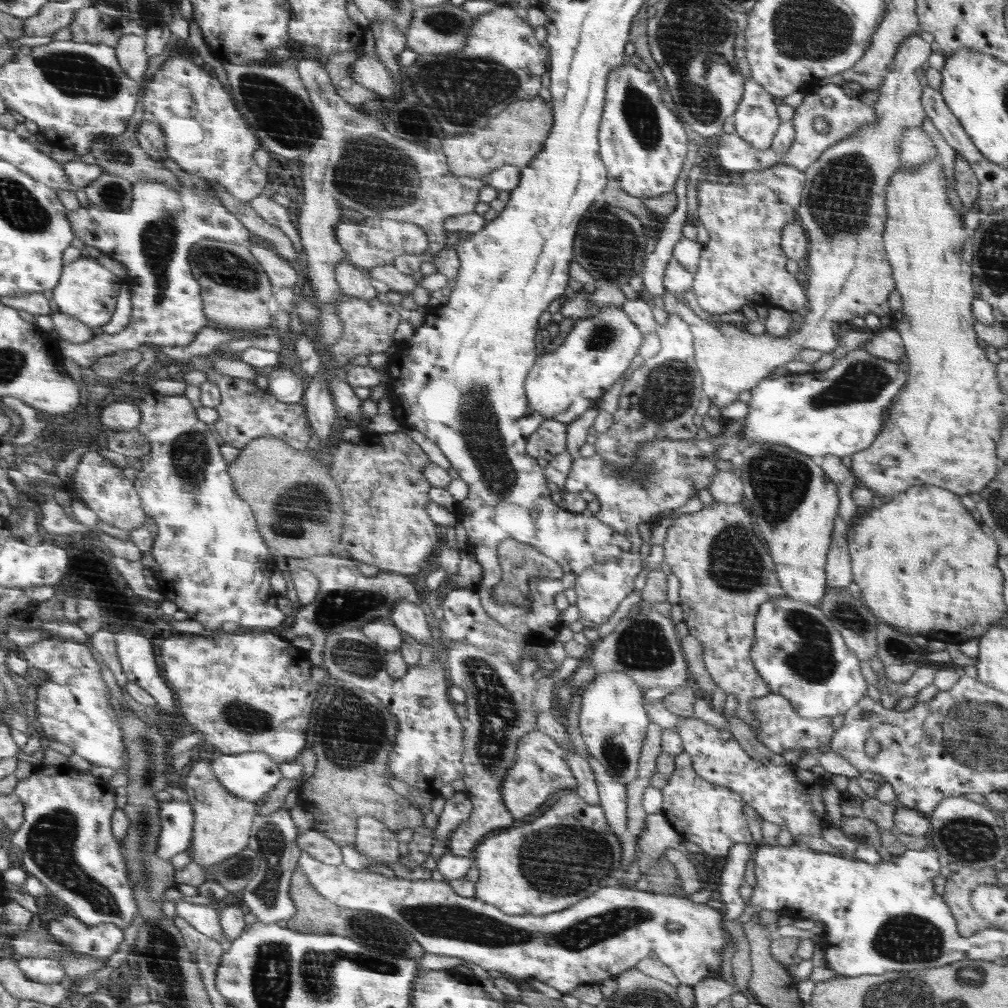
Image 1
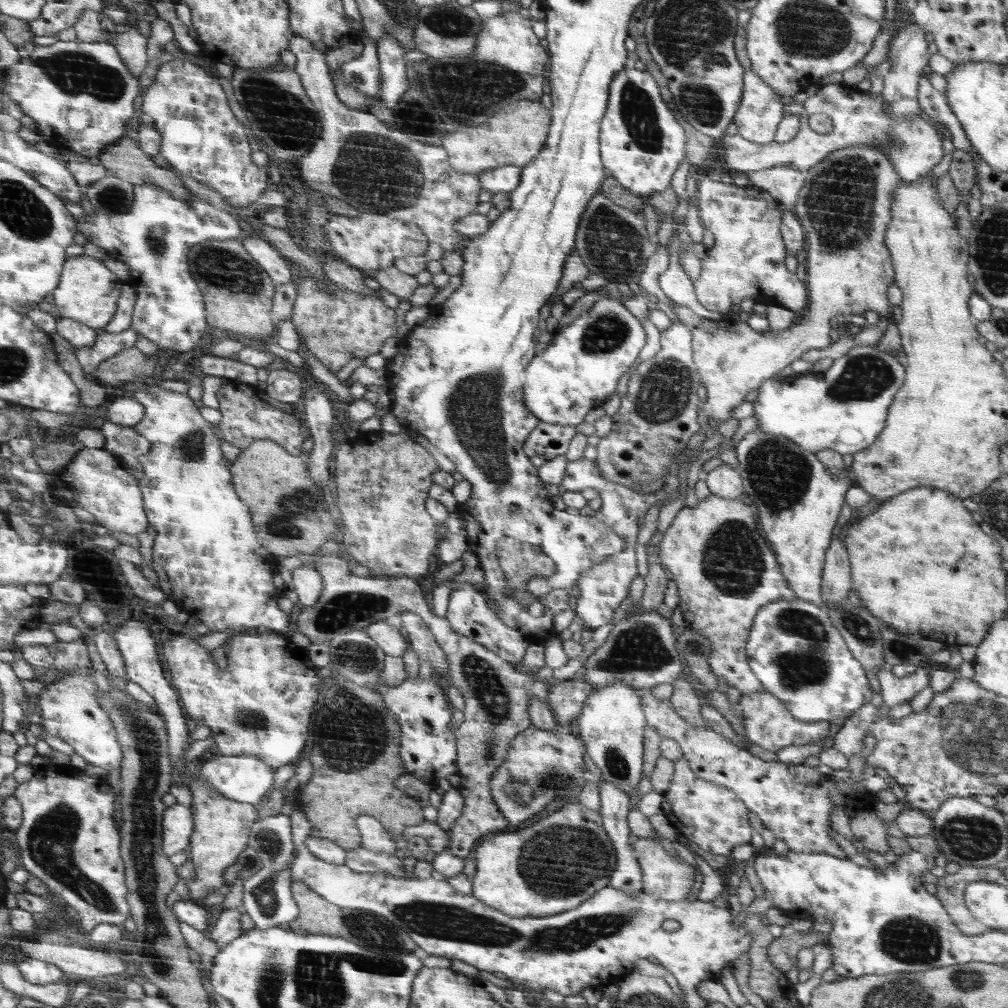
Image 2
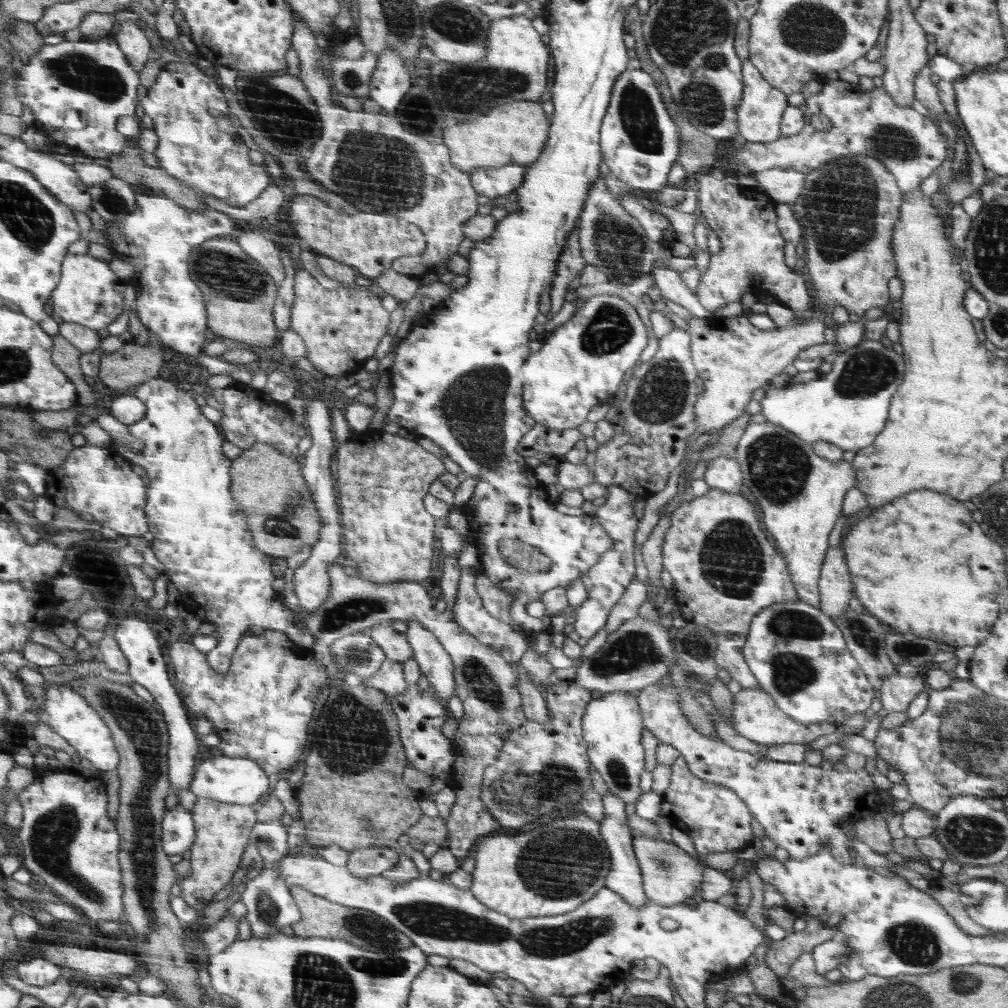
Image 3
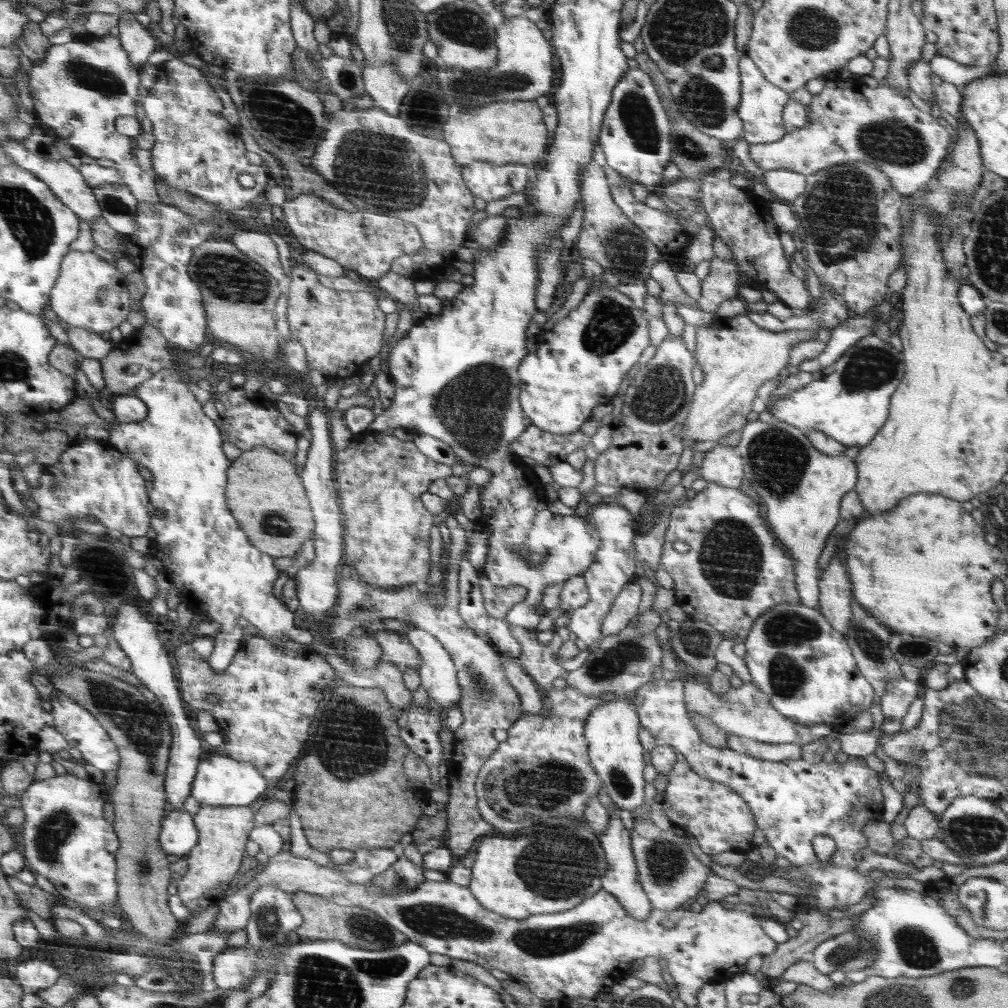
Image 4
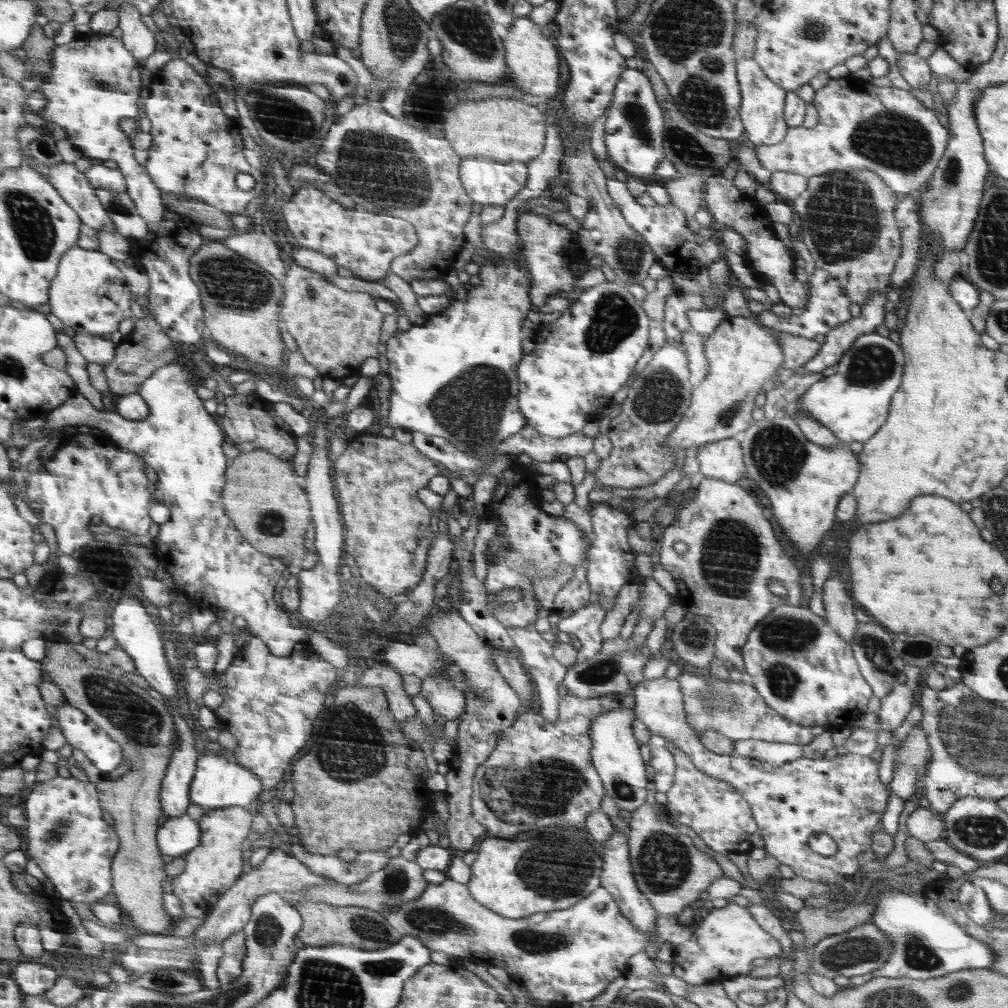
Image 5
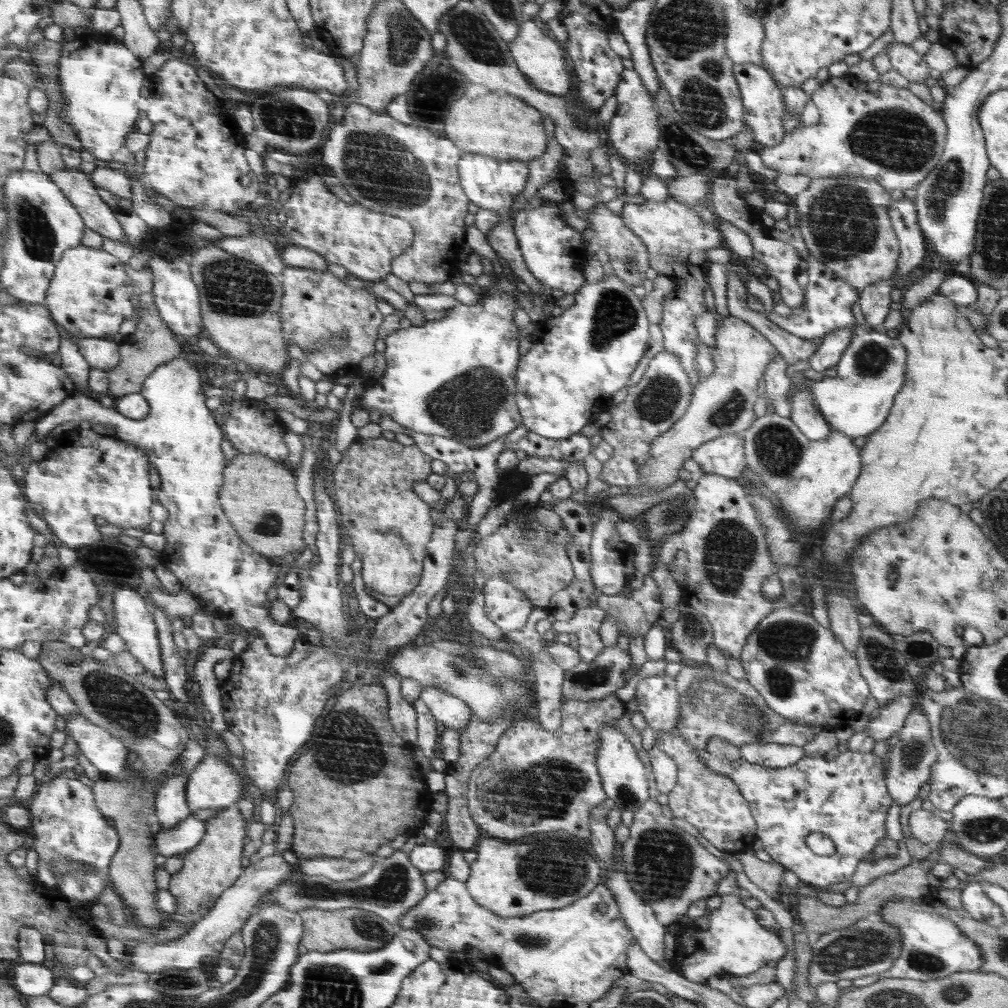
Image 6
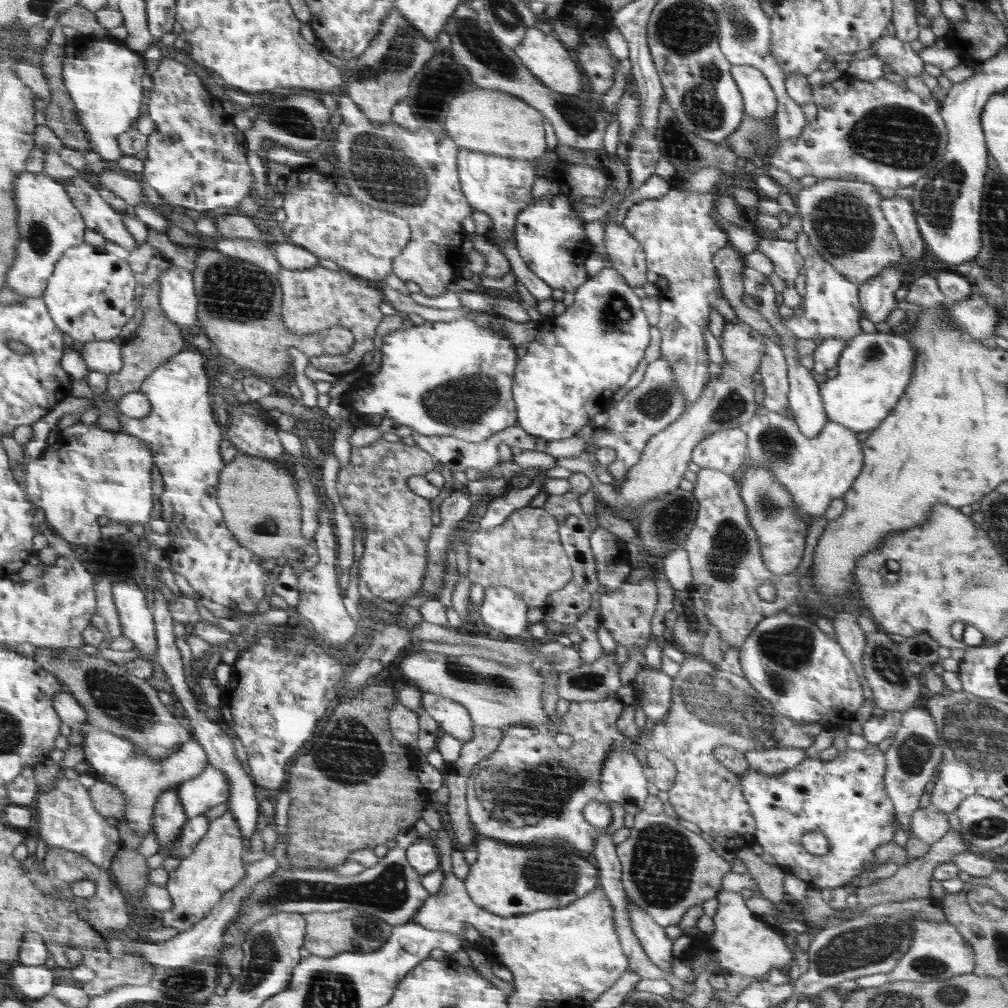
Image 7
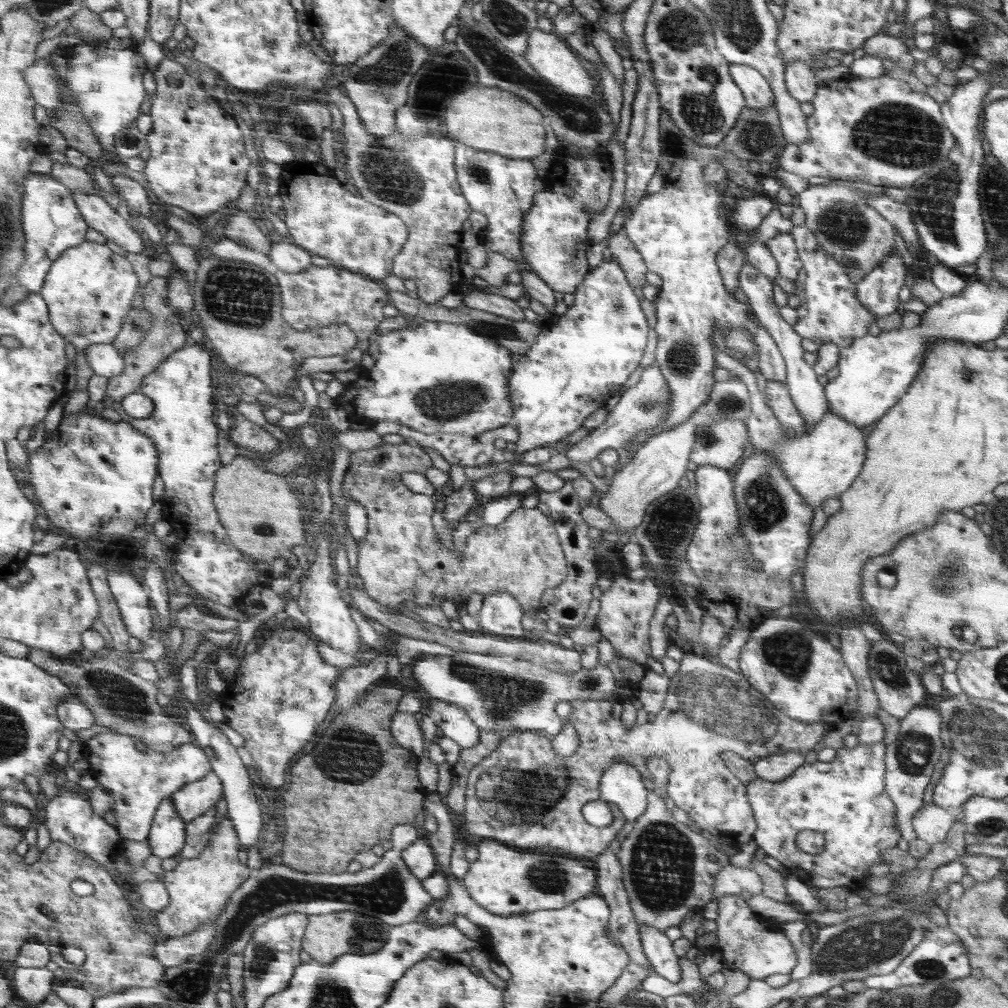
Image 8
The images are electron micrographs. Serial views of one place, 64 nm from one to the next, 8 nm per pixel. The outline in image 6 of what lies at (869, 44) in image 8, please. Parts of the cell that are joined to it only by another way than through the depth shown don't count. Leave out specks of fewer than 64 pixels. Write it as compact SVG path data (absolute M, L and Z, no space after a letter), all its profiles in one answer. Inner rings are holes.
M892 41L882 54L890 58L890 66L897 70L909 82L924 83L929 77L930 69L924 63L923 56L918 55L908 44Z

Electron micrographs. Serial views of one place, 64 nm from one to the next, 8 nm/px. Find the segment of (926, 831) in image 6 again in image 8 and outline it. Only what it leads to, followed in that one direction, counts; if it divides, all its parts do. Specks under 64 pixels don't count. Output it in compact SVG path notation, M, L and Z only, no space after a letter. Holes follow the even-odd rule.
M932 802L922 805L913 814L911 823L916 836L933 845L948 838L955 820L955 811L942 808L941 805Z

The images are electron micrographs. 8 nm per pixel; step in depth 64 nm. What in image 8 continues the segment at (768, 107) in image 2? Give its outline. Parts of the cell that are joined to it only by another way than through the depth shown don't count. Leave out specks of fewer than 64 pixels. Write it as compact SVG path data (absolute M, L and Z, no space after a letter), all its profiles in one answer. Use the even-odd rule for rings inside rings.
M730 64L730 72L745 95L746 107L761 110L775 104L776 94L760 70L746 64Z

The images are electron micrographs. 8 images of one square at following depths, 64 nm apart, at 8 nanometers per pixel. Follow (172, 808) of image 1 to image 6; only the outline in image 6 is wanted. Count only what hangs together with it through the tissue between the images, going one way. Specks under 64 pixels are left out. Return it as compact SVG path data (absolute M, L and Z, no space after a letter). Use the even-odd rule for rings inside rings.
M192 815L180 822L176 828L162 831L157 829L156 843L160 854L171 857L186 855L193 848L200 846L209 831L207 821L198 820Z

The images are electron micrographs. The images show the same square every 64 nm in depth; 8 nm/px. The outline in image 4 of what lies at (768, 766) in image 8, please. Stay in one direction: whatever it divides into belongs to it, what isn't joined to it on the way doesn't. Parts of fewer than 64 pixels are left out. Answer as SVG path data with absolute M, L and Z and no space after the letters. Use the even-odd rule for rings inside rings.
M728 733L726 744L730 750L775 763L802 759L801 745L792 742L772 744Z

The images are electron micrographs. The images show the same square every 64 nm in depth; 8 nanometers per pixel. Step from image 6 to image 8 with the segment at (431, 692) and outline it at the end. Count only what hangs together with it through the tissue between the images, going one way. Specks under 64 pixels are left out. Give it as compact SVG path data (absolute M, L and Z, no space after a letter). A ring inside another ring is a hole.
M431 697L429 700L429 709L427 715L434 720L438 730L439 736L444 736L455 740L461 748L472 748L479 741L479 728L470 720L467 712L456 705L449 702Z

